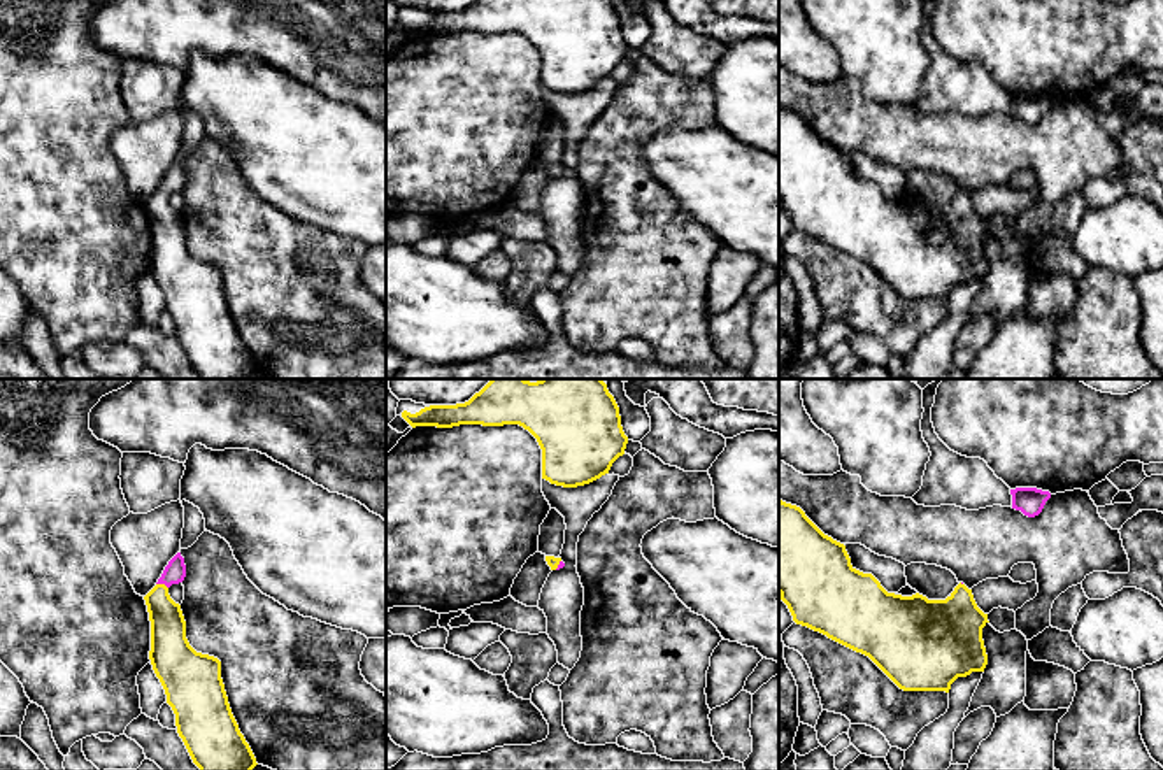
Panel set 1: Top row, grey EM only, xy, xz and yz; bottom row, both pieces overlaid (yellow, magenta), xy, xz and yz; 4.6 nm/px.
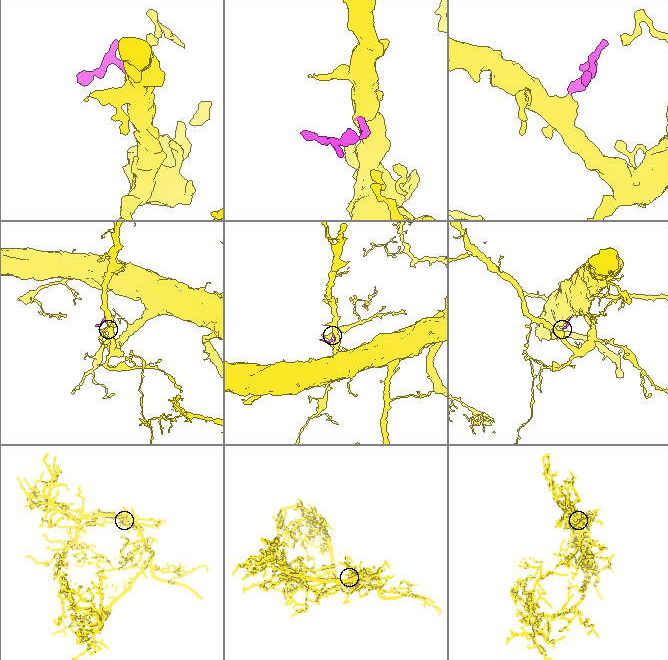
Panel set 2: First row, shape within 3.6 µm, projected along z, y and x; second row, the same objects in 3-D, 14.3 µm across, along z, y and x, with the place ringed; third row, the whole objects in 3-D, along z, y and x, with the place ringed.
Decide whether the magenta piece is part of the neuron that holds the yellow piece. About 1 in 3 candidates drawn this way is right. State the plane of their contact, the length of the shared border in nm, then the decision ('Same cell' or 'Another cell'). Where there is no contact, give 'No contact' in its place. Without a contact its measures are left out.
Touches yellow in xy. Shared border 60 nm. Same cell

